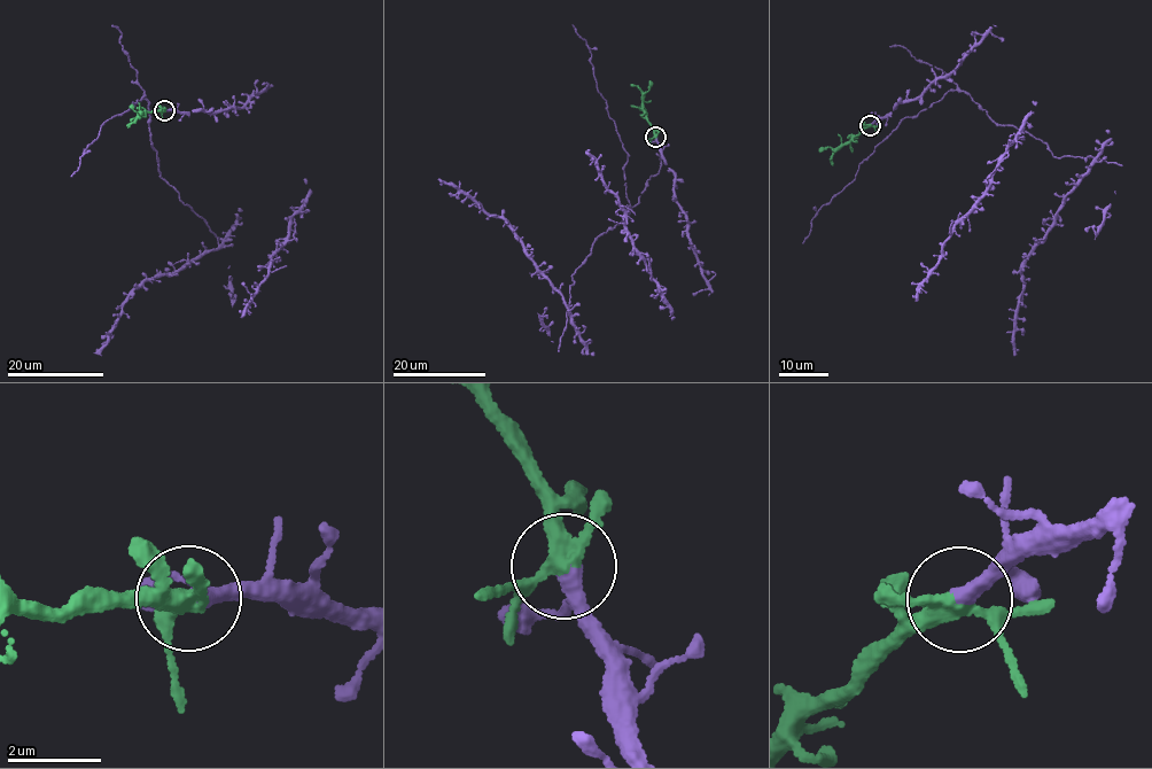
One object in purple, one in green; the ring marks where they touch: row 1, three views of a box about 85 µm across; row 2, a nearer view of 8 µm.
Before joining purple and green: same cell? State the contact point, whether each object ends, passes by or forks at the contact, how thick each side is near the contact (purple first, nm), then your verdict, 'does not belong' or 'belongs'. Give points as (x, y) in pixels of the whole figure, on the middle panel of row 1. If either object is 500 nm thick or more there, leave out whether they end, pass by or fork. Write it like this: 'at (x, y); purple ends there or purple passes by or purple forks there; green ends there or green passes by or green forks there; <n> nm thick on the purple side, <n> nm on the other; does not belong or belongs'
at (655, 137); purple passes by; green forks there; 280 nm thick on the purple side, 300 nm on the other; belongs

